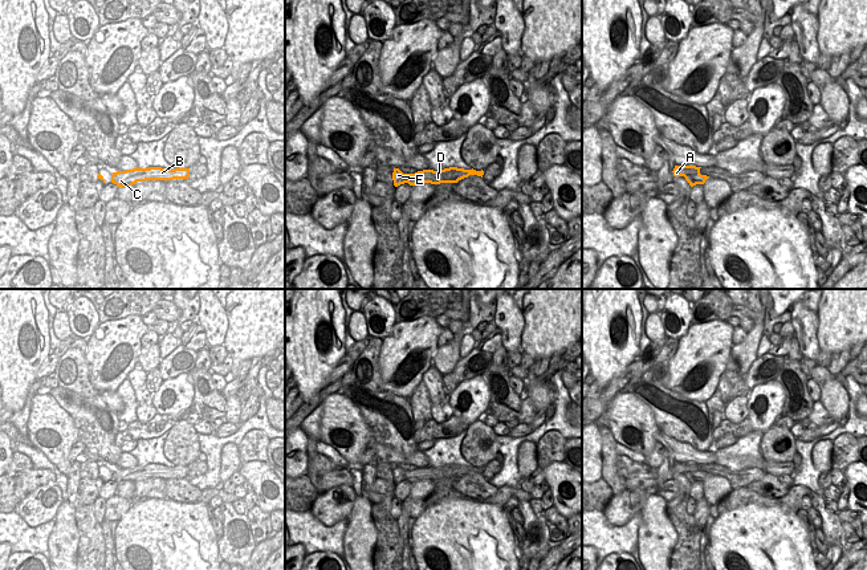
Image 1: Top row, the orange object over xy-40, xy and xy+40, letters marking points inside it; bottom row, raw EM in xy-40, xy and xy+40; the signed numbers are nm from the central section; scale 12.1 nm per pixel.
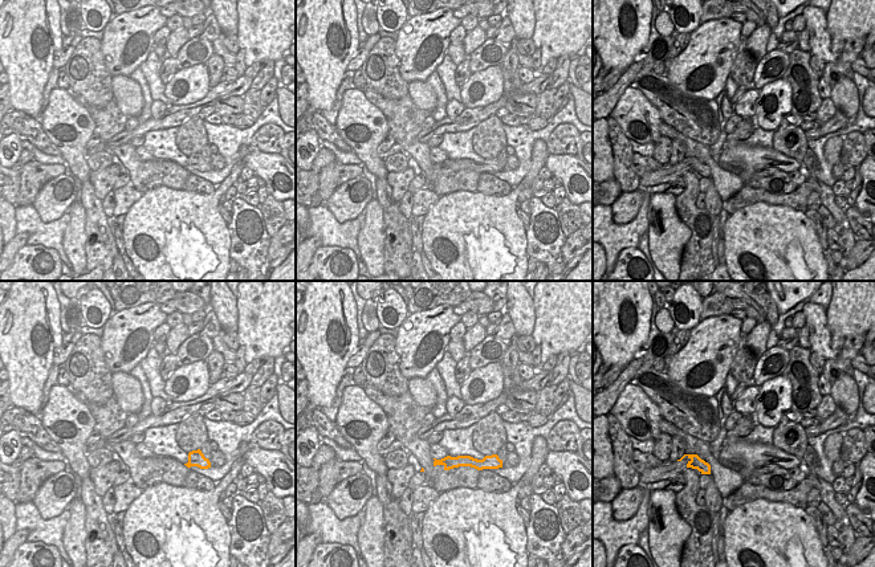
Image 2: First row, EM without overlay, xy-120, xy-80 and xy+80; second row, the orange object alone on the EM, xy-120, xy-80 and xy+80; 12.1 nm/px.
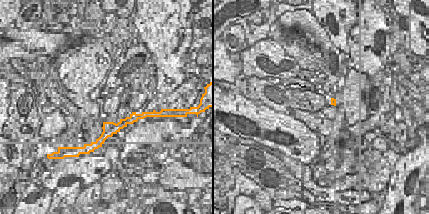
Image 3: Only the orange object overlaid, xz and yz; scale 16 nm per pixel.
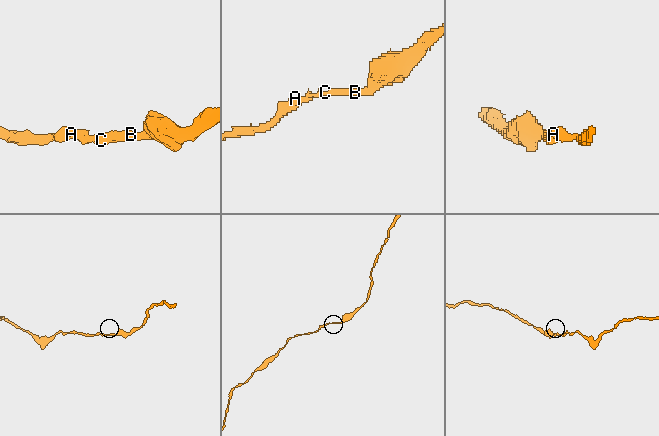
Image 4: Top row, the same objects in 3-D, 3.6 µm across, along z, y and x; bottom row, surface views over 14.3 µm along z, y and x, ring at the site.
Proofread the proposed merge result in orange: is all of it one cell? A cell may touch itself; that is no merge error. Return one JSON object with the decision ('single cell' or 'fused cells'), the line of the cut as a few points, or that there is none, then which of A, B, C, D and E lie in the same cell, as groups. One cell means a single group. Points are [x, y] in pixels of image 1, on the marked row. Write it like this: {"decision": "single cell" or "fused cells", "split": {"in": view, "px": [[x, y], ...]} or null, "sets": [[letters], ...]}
{"decision": "single cell", "split": null, "sets": [["A", "B", "C", "D", "E"]]}

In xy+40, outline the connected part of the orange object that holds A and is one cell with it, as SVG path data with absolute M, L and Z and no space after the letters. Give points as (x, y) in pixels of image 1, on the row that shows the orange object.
M675 166L672 172L673 176L684 176L689 186L693 187L696 184L704 184L709 178L707 175L701 175L700 168L701 167L696 166Z

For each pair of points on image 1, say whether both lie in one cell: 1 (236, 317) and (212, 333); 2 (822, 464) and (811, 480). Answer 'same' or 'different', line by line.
1: different
2: different

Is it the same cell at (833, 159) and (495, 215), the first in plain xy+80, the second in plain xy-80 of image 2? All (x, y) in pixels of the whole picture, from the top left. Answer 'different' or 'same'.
same

